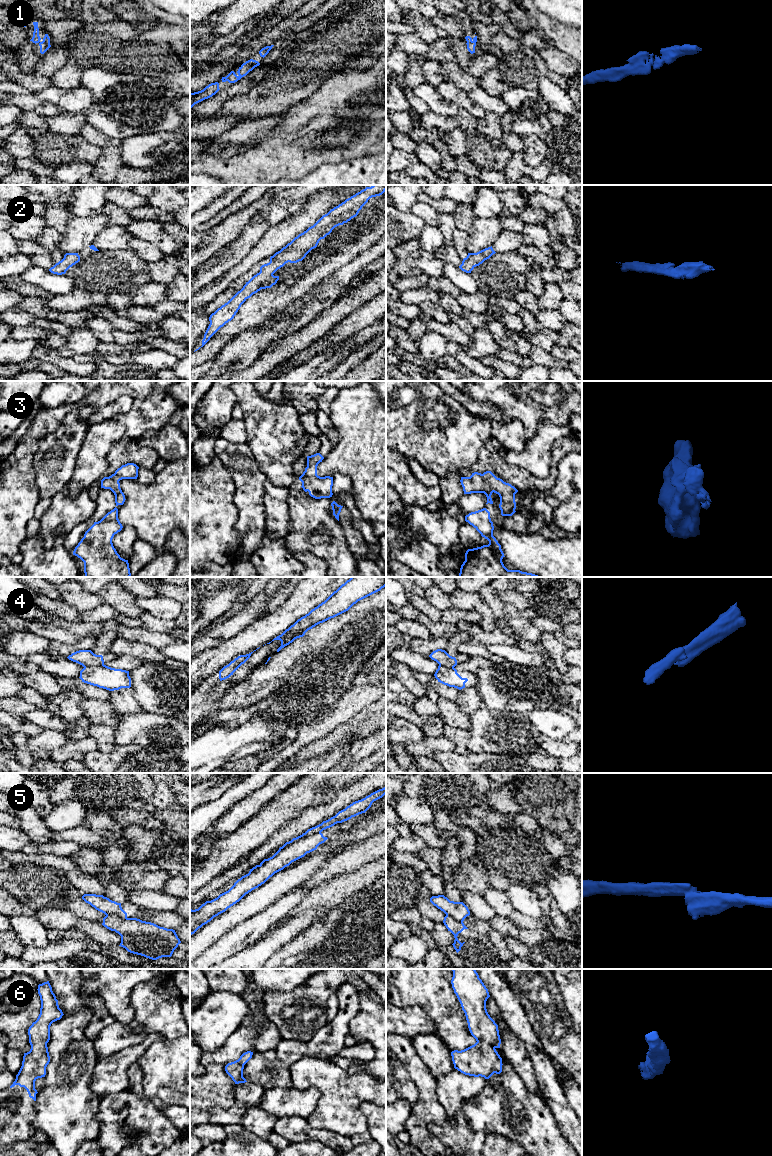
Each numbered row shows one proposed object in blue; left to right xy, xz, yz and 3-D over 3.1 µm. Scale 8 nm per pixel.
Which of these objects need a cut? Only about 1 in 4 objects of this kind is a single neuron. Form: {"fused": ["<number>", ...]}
{"fused": ["4", "5"]}

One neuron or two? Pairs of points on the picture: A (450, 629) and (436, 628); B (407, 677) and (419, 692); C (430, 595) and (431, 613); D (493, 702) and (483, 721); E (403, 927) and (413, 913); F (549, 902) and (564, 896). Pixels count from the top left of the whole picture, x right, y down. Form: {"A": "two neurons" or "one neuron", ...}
{"A": "one neuron", "B": "one neuron", "C": "two neurons", "D": "two neurons", "E": "two neurons", "F": "two neurons"}

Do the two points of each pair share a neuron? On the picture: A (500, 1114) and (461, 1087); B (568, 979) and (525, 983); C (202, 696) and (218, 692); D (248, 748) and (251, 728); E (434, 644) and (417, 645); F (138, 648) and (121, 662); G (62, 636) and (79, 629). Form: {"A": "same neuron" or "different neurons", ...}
{"A": "different neurons", "B": "different neurons", "C": "different neurons", "D": "same neuron", "E": "same neuron", "F": "different neurons", "G": "different neurons"}

